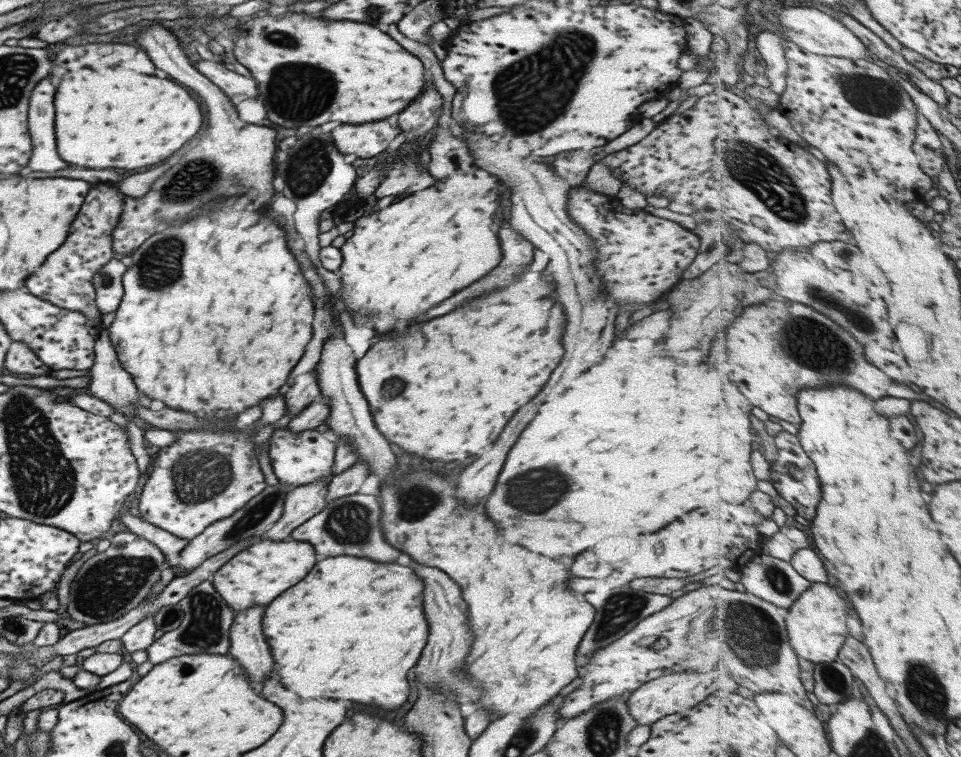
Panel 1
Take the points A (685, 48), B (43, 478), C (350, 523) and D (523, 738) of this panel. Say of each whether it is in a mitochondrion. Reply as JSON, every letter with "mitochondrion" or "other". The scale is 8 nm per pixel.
{"A":"other","B":"mitochondrion","C":"mitochondrion","D":"mitochondrion"}

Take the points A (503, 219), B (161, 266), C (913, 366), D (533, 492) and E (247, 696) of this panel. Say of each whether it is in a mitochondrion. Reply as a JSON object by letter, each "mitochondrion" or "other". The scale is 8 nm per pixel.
{"A":"other","B":"mitochondrion","C":"other","D":"mitochondrion","E":"other"}

